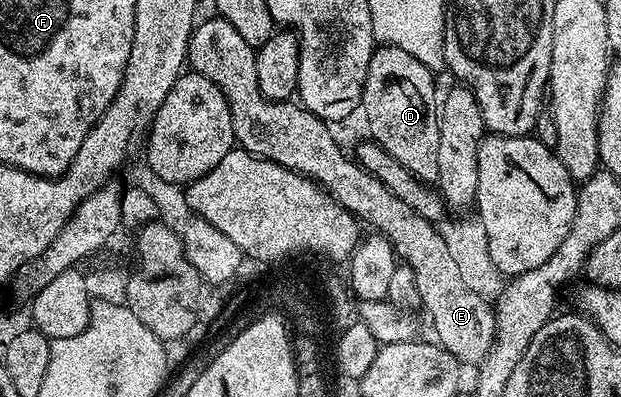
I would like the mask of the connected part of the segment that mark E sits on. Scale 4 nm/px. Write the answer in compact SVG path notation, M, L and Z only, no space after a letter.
M212 16L198 23L191 32L191 39L187 45L187 62L194 73L205 76L221 88L221 92L226 96L227 103L231 109L231 119L233 120L233 132L235 133L236 143L242 149L248 150L251 154L259 158L268 158L285 168L295 170L298 174L304 174L312 182L322 186L327 193L333 196L345 209L355 215L362 223L368 222L372 226L371 230L384 235L391 242L396 255L412 269L413 276L416 277L417 291L420 293L422 309L427 310L431 317L431 326L437 334L438 345L444 347L462 365L472 366L481 363L491 350L496 336L496 318L492 303L483 299L477 292L464 281L460 269L453 259L446 243L436 230L436 223L425 220L405 200L393 196L377 176L373 176L364 170L358 162L352 160L345 151L339 147L337 139L331 135L332 127L324 122L322 118L309 112L298 101L288 100L282 102L268 101L264 98L261 88L258 87L257 80L257 60L256 47L245 44L241 40L237 28L229 24L225 19Z

